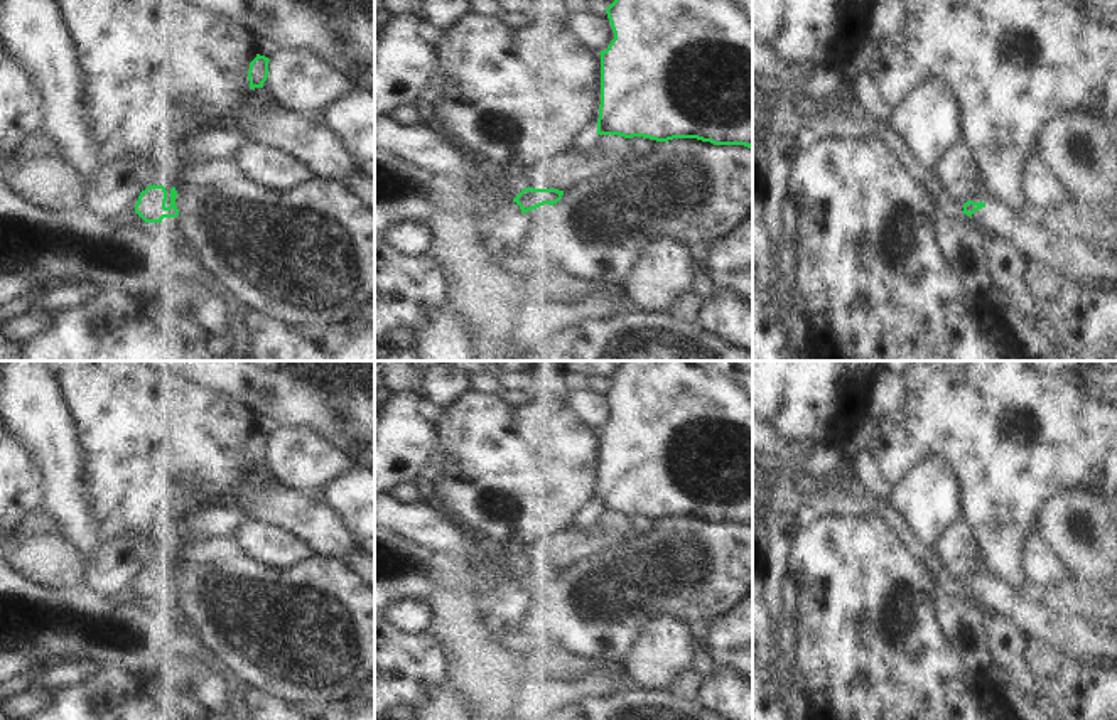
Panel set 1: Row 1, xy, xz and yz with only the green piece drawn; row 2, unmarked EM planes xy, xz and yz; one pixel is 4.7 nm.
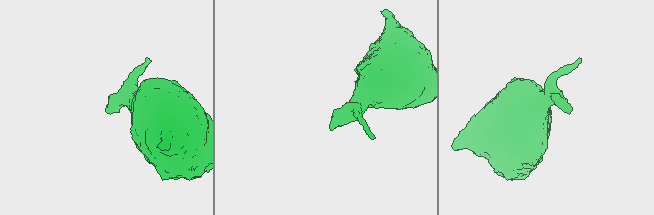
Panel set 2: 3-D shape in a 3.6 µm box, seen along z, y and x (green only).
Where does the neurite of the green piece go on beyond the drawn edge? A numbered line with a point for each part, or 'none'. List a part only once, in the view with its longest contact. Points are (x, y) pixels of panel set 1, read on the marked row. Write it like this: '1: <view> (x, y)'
1: yz (1018, 235)

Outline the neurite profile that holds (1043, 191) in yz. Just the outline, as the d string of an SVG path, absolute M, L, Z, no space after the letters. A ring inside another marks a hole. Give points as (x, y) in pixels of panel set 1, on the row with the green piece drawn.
M1033 155L1026 162L1023 192L1031 212L1041 218L1060 204L1071 201L1068 187L1039 155Z

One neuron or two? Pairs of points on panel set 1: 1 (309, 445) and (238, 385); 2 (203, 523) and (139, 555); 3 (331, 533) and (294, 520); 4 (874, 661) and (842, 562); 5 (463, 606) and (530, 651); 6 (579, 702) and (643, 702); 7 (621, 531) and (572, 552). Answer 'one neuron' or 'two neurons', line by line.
1: two neurons
2: one neuron
3: one neuron
4: one neuron
5: two neurons
6: one neuron
7: one neuron

